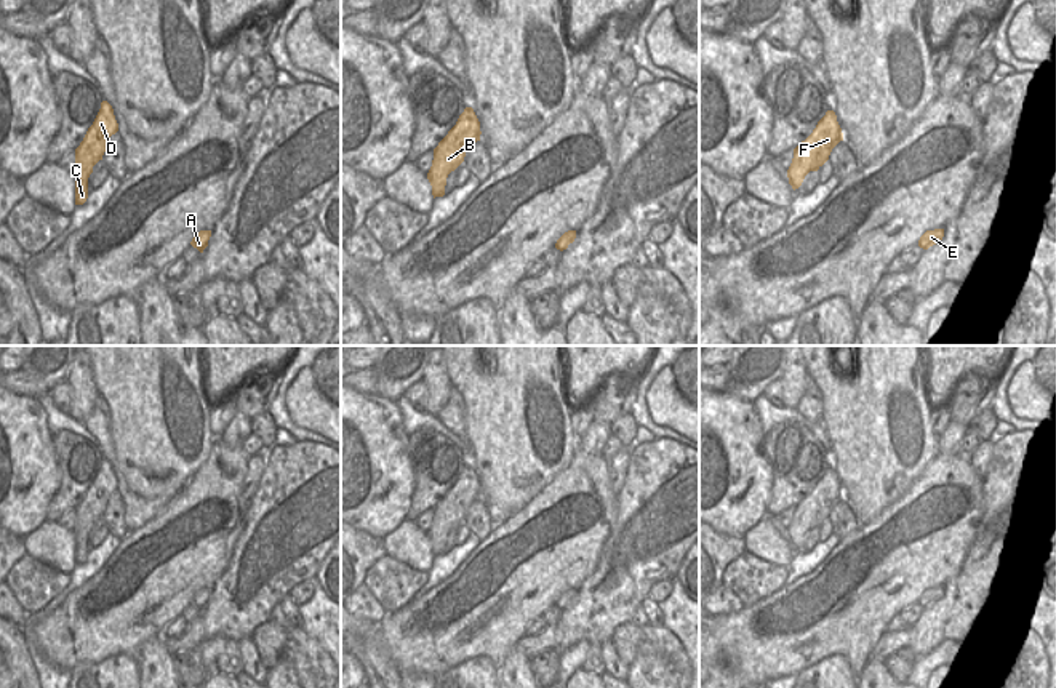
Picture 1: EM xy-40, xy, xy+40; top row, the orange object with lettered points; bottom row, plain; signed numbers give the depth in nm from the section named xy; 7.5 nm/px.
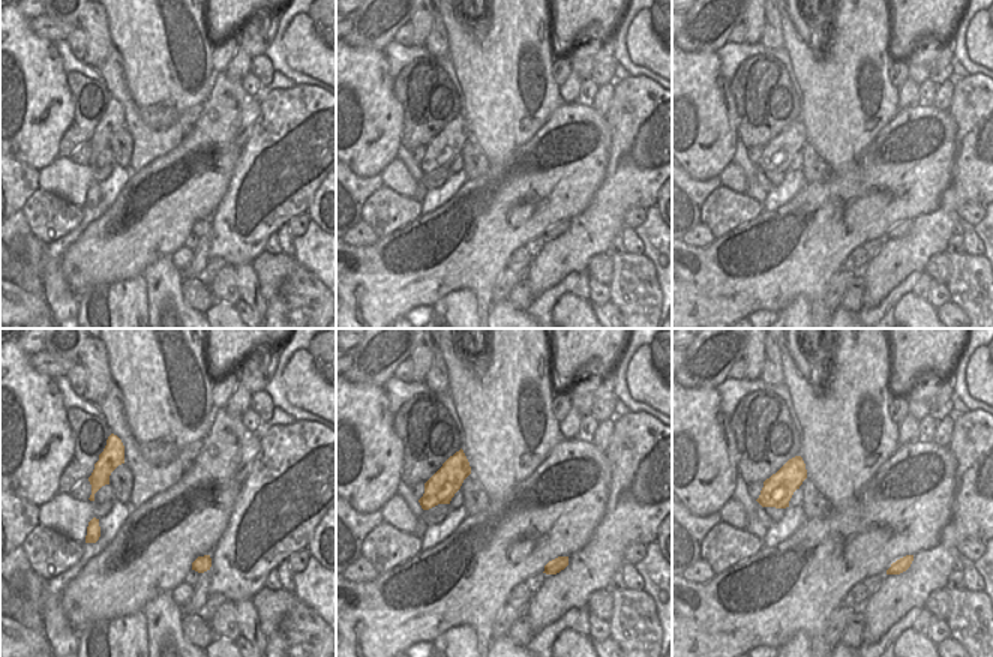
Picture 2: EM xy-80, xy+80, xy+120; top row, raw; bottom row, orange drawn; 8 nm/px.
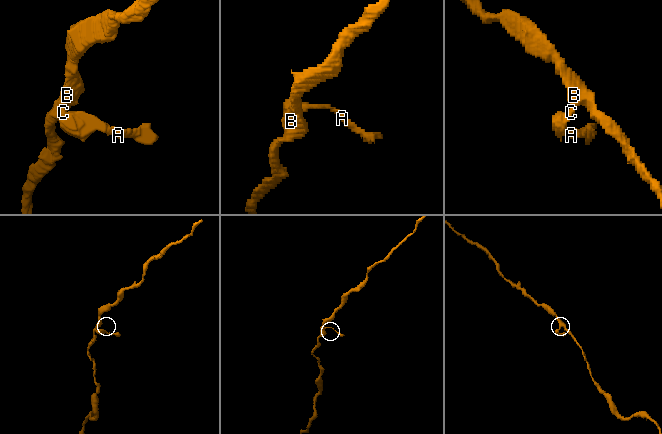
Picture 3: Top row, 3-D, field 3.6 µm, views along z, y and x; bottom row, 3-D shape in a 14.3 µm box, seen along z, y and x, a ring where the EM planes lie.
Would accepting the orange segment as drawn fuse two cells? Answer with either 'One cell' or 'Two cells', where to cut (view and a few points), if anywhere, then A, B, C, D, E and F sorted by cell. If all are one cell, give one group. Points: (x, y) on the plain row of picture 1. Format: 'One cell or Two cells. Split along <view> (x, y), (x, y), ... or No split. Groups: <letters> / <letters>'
One cell. No split. Groups: A B C D E F

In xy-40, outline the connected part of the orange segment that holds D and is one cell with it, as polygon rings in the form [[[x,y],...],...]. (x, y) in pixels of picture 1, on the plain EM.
[[[102,459],[93,483],[75,507],[75,526],[72,528],[75,536],[75,563],[83,563],[86,560],[88,536],[93,531],[93,525],[102,518],[107,499],[117,490],[118,482],[115,478],[114,467],[107,459]]]

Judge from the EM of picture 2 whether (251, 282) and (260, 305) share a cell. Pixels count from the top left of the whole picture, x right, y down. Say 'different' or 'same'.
same

